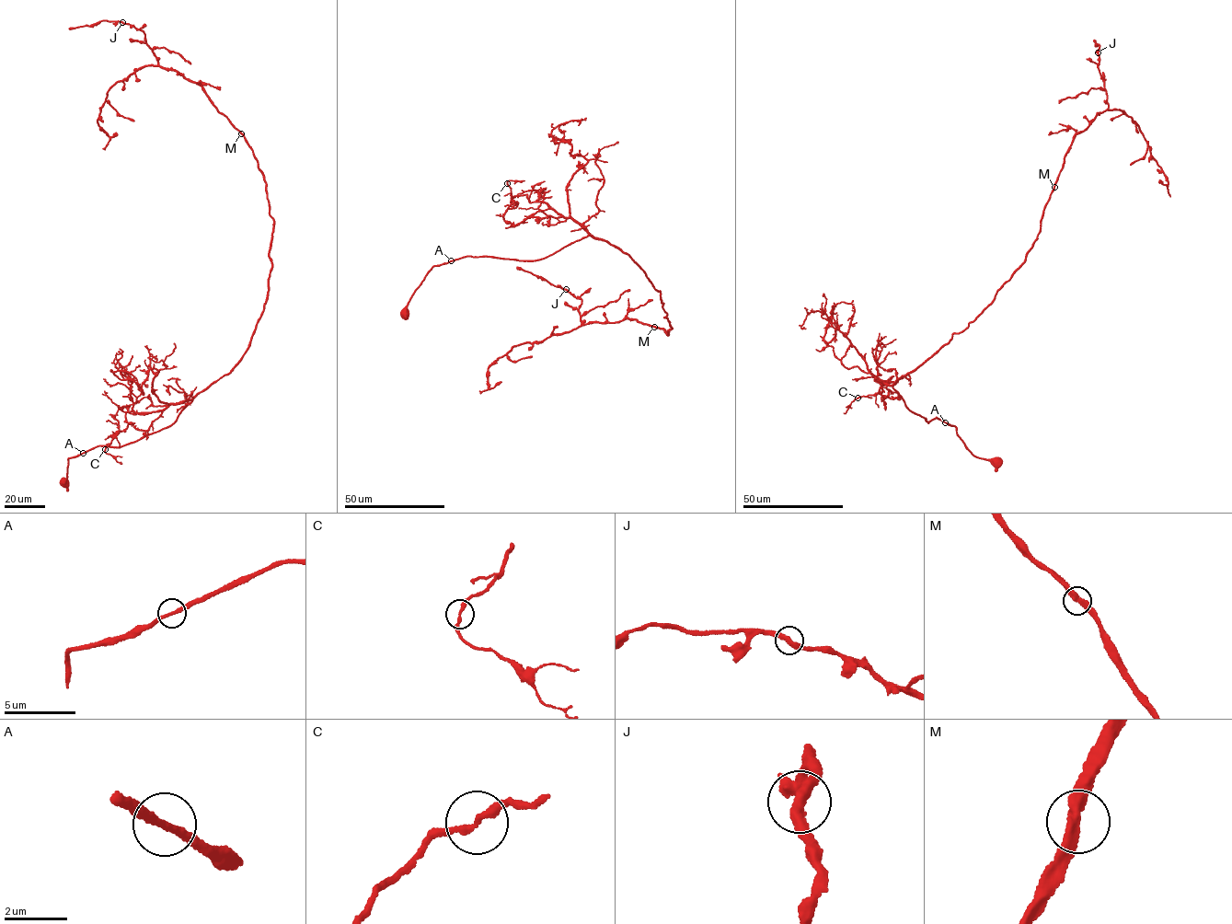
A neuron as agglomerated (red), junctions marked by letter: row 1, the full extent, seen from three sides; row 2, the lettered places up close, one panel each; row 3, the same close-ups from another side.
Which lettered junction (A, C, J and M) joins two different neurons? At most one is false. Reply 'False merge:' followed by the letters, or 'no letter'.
False merge: no letter

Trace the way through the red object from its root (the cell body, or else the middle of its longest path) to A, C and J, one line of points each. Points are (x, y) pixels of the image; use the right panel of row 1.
A: (995, 462), (974, 456), (958, 435), (957, 427), (945, 421)
C: (995, 462), (972, 455), (957, 427), (914, 413), (886, 383), (883, 400), (891, 391), (900, 398), (857, 398)
J: (995, 462), (892, 386), (1023, 262), (1073, 138), (1108, 108), (1098, 52)

